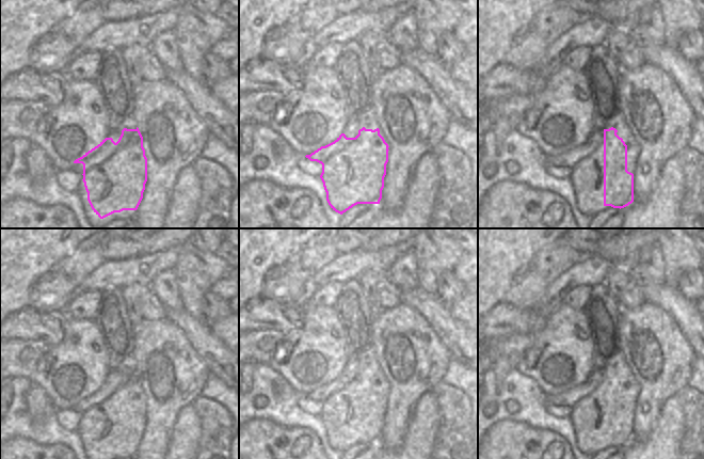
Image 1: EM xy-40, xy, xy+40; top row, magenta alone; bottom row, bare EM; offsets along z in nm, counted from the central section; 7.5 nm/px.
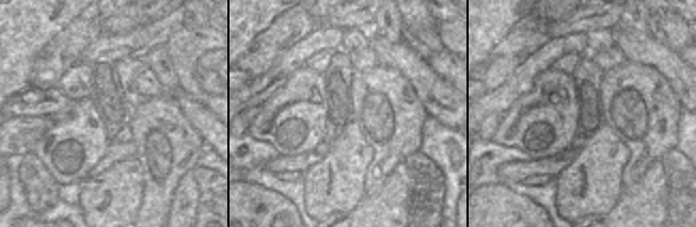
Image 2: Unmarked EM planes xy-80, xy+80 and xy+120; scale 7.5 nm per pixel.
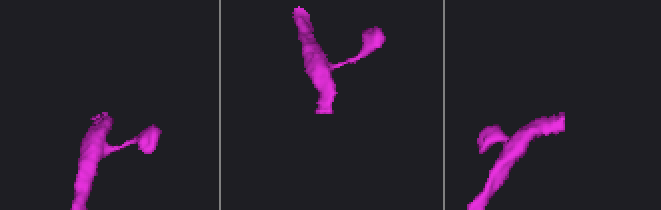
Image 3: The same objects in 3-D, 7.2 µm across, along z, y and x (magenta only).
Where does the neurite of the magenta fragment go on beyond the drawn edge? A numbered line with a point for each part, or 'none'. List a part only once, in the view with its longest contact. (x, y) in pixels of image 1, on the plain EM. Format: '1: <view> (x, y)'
none

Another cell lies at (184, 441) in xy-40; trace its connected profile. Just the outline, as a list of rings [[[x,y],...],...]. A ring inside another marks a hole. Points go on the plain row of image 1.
[[[194,403],[177,414],[164,459],[194,459],[201,438],[201,418]]]

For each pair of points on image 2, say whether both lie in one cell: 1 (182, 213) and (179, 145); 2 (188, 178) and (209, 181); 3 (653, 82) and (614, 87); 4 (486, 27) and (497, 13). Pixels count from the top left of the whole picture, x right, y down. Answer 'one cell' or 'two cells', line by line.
1: two cells
2: two cells
3: one cell
4: one cell

